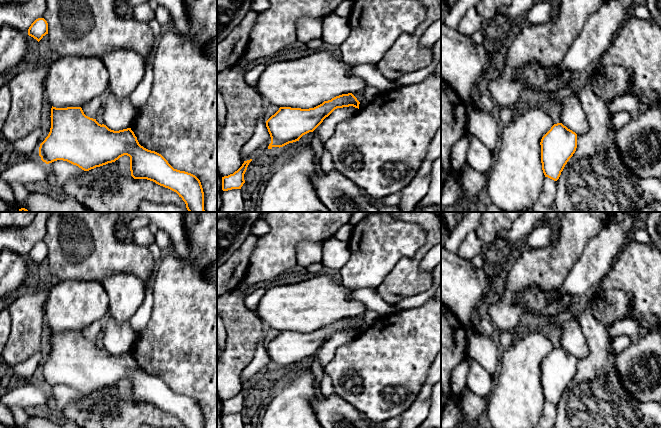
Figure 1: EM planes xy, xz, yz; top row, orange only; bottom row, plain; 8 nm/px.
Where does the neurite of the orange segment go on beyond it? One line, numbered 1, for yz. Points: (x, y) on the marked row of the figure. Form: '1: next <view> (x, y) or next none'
1: next none

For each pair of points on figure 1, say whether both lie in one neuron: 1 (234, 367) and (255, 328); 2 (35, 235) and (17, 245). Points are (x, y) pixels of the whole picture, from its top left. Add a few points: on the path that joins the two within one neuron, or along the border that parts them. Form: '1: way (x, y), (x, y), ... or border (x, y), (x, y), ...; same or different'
1: way (235, 357), (240, 349), (241, 342), (245, 338); same
2: way (31, 235), (25, 241), (21, 241); same

